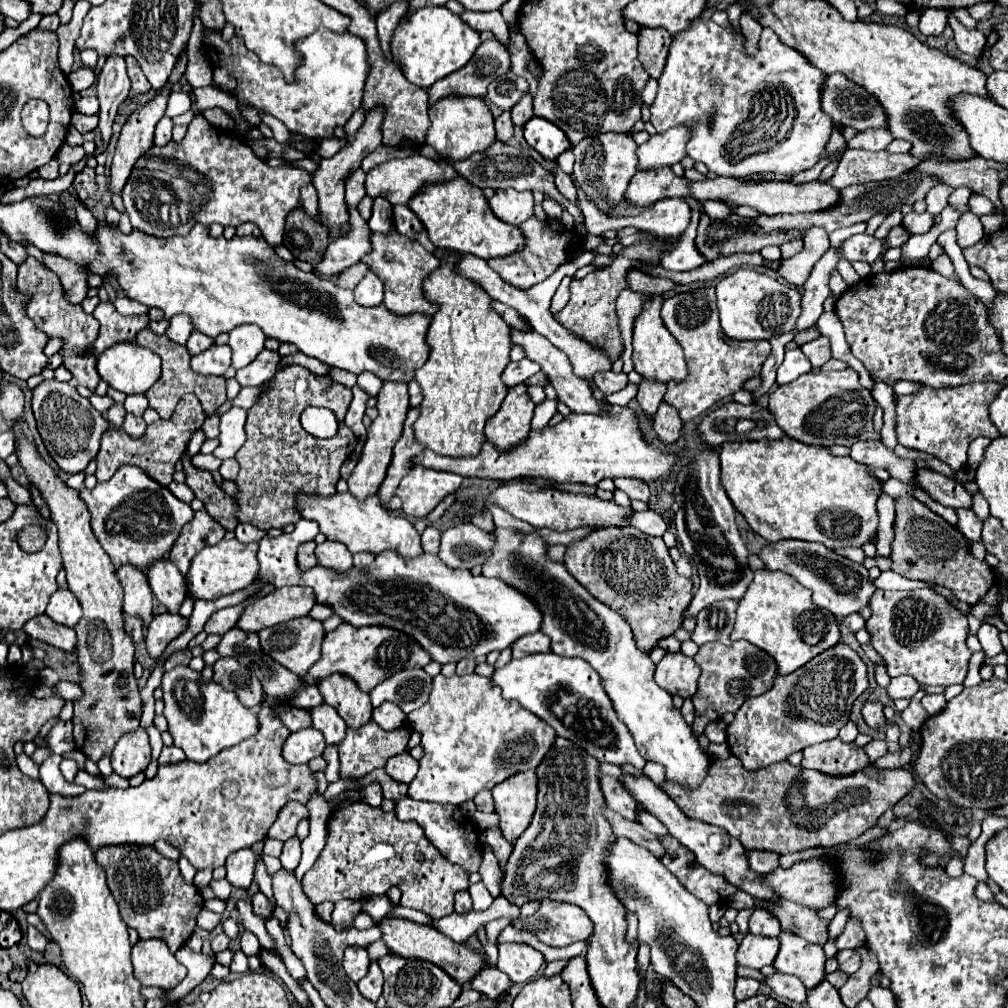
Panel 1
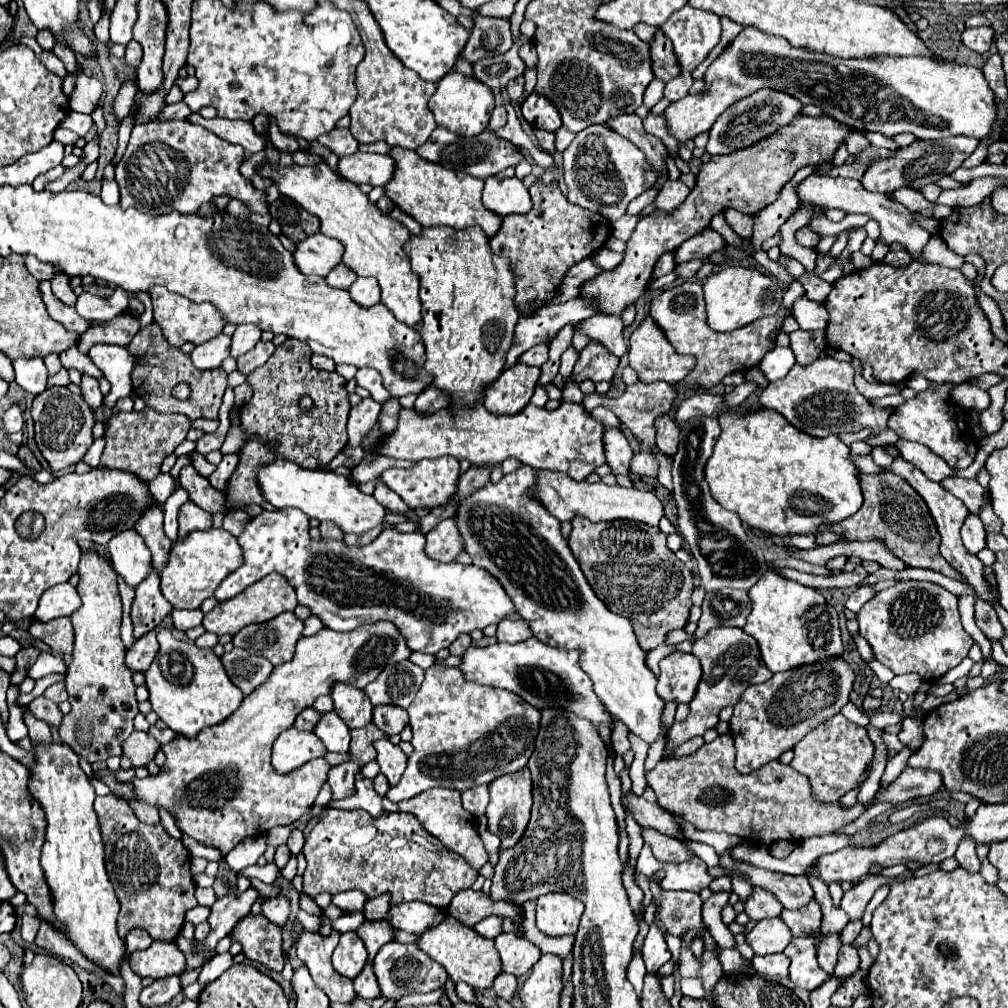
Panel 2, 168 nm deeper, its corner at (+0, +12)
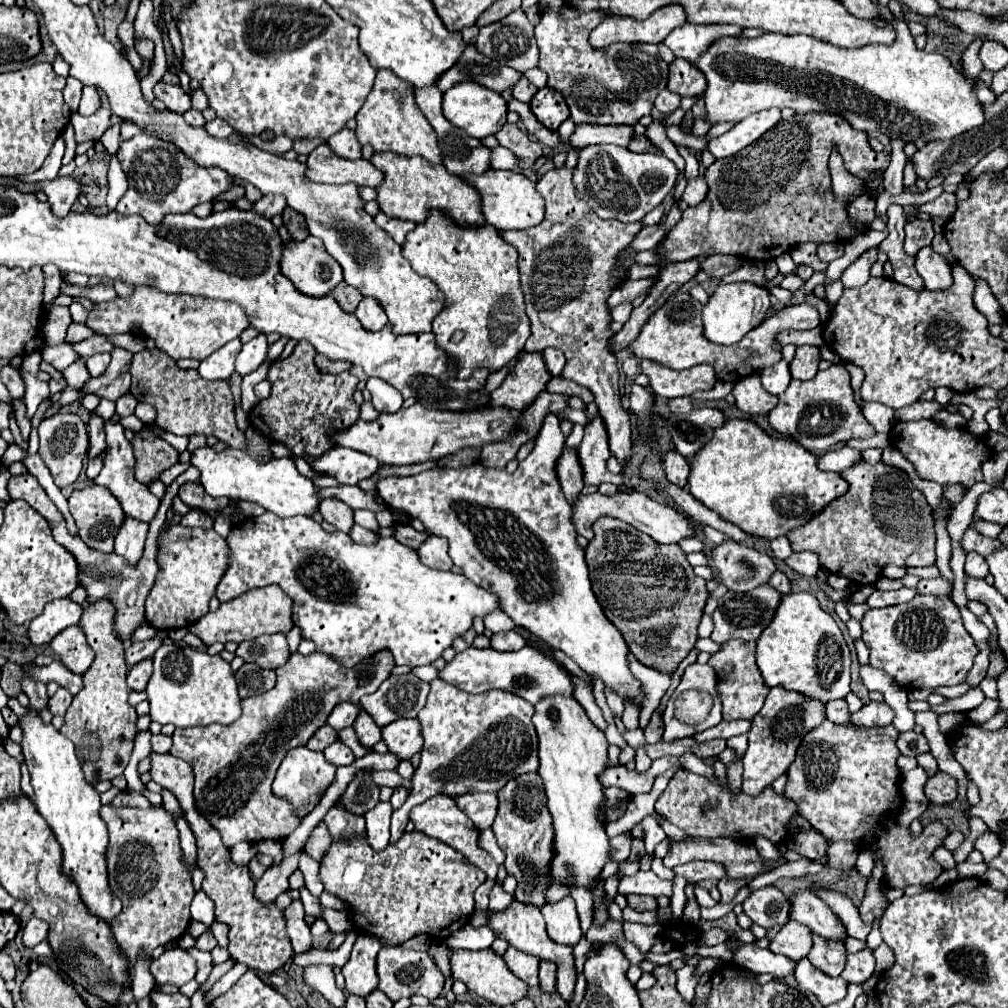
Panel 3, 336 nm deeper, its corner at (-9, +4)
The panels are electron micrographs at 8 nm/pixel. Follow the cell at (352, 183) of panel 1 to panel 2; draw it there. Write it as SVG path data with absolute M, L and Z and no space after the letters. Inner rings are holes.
M345 128L341 130L333 130L329 134L323 134L319 138L319 142L323 146L327 146L331 152L335 152L337 156L349 156L349 154L355 154L357 152L357 146L359 142L353 138L353 134Z

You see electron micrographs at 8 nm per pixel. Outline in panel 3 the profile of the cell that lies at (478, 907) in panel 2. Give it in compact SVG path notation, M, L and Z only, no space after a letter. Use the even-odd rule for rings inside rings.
M512 902L508 910L504 912L490 912L488 916L488 928L494 930L496 938L504 938L510 946L538 956L540 960L550 960L554 964L558 964L558 994L562 996L562 1000L570 1002L574 996L574 984L576 984L576 966L574 966L574 954L572 954L572 946L560 946L556 942L552 942L546 934L544 928L544 918L540 914L540 908L530 906L530 904L520 904L520 902Z

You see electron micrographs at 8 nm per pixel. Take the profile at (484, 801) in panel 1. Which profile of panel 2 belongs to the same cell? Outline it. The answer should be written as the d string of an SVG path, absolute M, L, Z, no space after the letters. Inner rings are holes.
M487 786L469 788L461 794L461 798L463 798L465 810L469 810L473 816L483 816L485 808L489 804L489 790L487 790Z

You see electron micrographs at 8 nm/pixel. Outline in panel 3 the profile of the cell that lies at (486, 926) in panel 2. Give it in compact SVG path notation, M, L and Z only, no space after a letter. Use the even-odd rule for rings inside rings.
M466 924L464 928L452 932L446 938L446 946L448 950L458 950L458 948L466 948L466 950L482 950L482 948L490 948L490 944L496 940L494 932L486 926L482 928L472 928L470 924Z

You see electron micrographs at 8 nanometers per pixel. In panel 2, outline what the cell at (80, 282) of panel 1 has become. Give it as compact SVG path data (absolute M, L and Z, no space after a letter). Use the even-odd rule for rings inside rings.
M55 268L55 272L57 272L57 276L53 276L53 280L51 280L55 296L57 296L61 302L65 302L67 306L75 306L77 296L75 296L75 292L73 292L73 288L71 288L69 276L65 276L65 274L61 272L61 268Z

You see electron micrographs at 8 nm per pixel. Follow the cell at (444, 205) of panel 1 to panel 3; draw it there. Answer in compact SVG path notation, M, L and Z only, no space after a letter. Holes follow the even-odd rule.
M374 152L370 162L384 172L384 180L376 188L376 202L386 216L422 224L430 208L440 208L446 210L446 214L452 216L458 224L484 224L478 192L472 186L464 184L462 178L448 174L440 164L430 164L422 156L400 156L394 152Z

